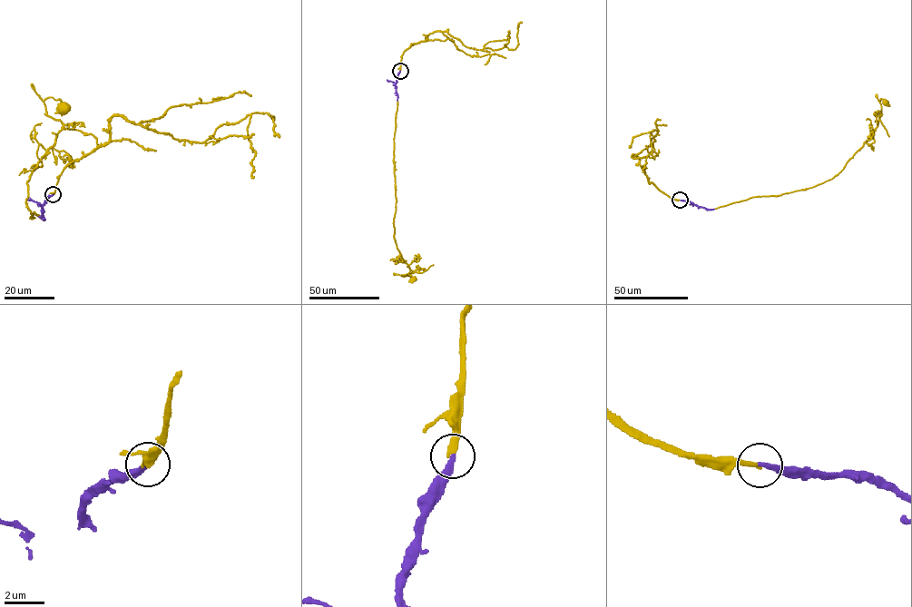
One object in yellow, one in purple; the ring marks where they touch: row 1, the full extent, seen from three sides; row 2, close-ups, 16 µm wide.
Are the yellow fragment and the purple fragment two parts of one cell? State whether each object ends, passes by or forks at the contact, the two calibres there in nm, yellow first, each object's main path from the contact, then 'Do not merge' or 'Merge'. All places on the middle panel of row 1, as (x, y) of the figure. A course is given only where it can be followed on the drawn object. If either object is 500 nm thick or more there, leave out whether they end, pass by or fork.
At the ring yellow ends. At the ring purple ends. Thickness 280 nm (yellow) against 260 nm. Course of yellow: (400, 70), (394, 139), (396, 202), (393, 238), (401, 257), (413, 272), (401, 275), (413, 279). Course of purple: (400, 70), (395, 83), (397, 101). Merge

